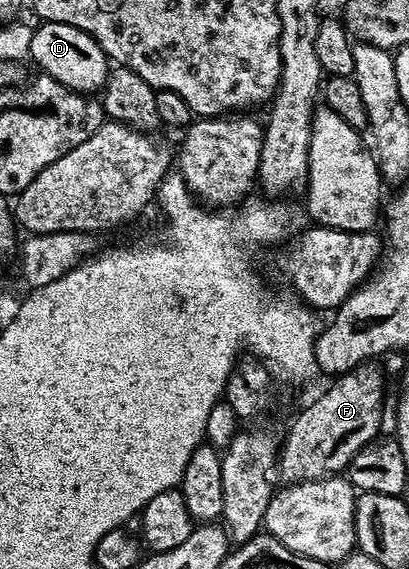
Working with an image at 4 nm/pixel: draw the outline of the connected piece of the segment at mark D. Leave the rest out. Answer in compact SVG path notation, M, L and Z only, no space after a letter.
M38 23L33 28L31 50L28 55L38 64L44 75L67 86L72 92L97 94L104 89L111 71L111 61L103 49L83 30L66 24Z

